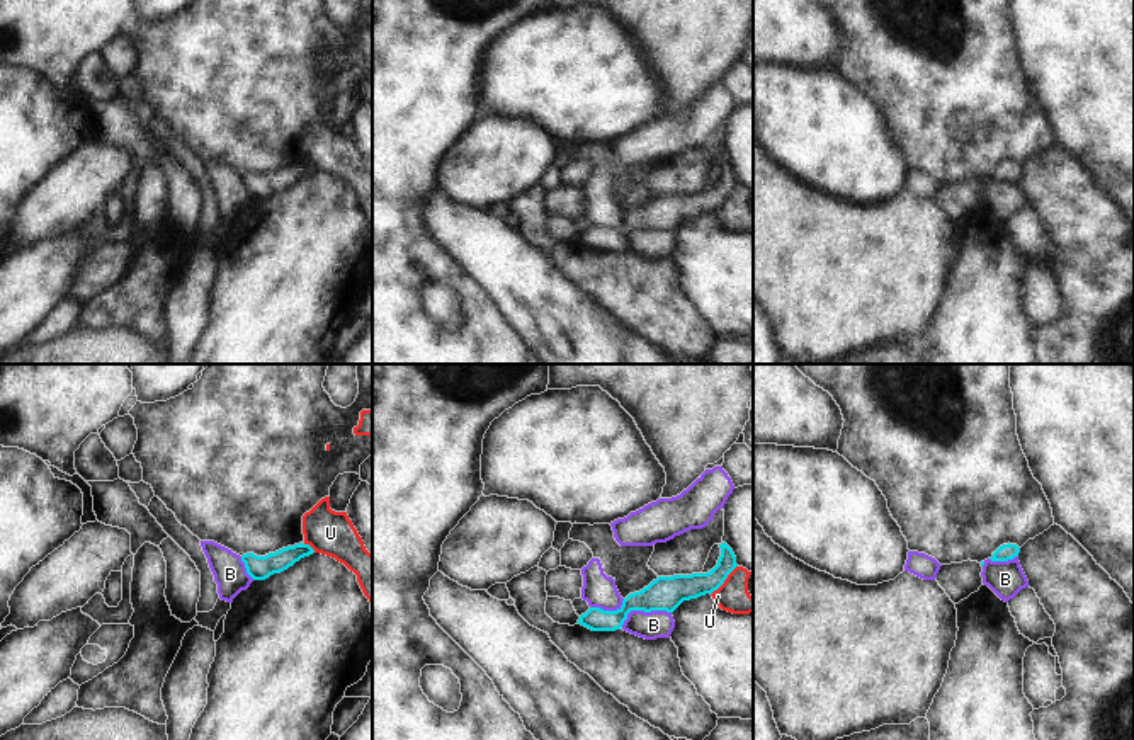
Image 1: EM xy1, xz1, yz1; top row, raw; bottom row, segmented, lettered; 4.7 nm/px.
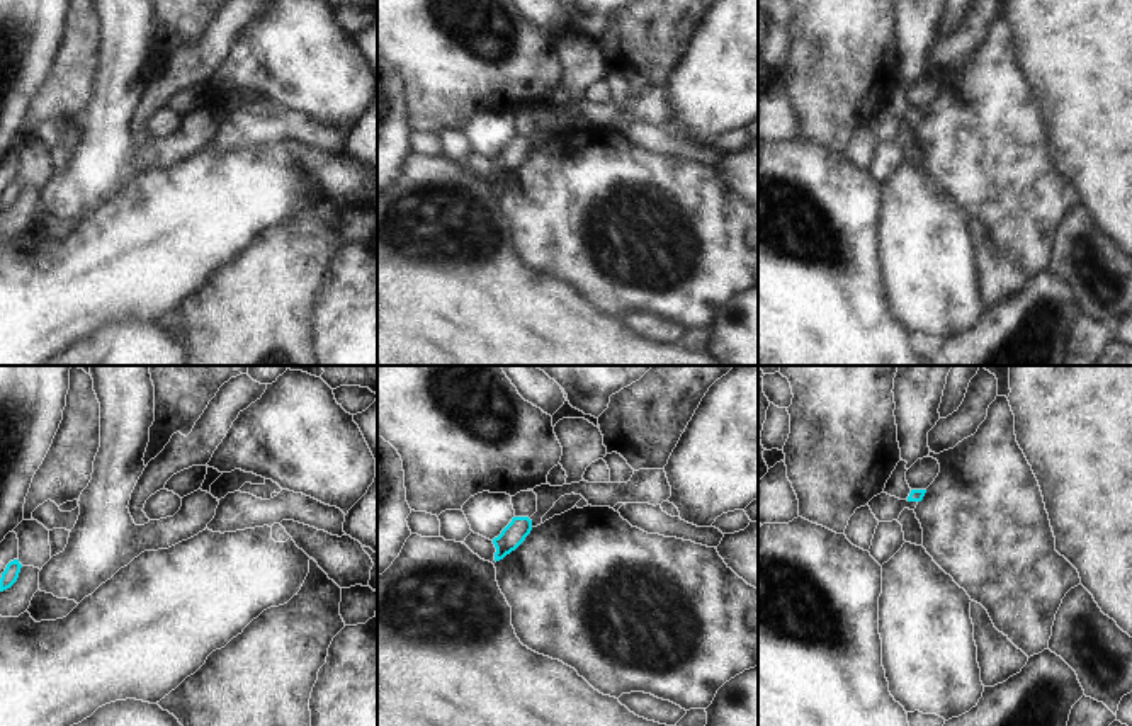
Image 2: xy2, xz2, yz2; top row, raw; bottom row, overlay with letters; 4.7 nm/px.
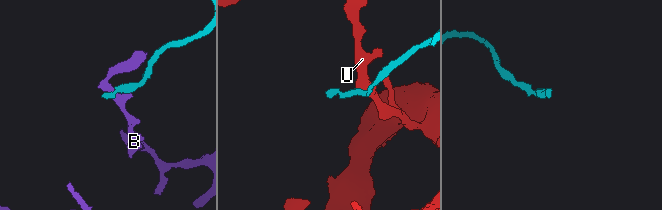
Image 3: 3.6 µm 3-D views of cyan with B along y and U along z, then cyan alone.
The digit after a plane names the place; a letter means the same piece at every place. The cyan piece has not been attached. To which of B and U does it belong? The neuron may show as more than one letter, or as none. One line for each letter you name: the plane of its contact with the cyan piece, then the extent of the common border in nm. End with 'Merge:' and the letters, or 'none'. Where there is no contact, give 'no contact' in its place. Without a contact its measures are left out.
Merge: none

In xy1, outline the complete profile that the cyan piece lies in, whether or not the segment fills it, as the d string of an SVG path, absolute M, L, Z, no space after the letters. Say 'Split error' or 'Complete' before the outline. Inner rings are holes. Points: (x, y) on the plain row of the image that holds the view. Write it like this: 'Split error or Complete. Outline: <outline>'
Complete. Outline: M299 162L294 165L282 167L275 172L269 172L265 175L247 172L241 175L241 180L245 182L247 192L253 199L265 199L274 192L287 189L301 177L309 175L313 172L315 168L309 163Z

